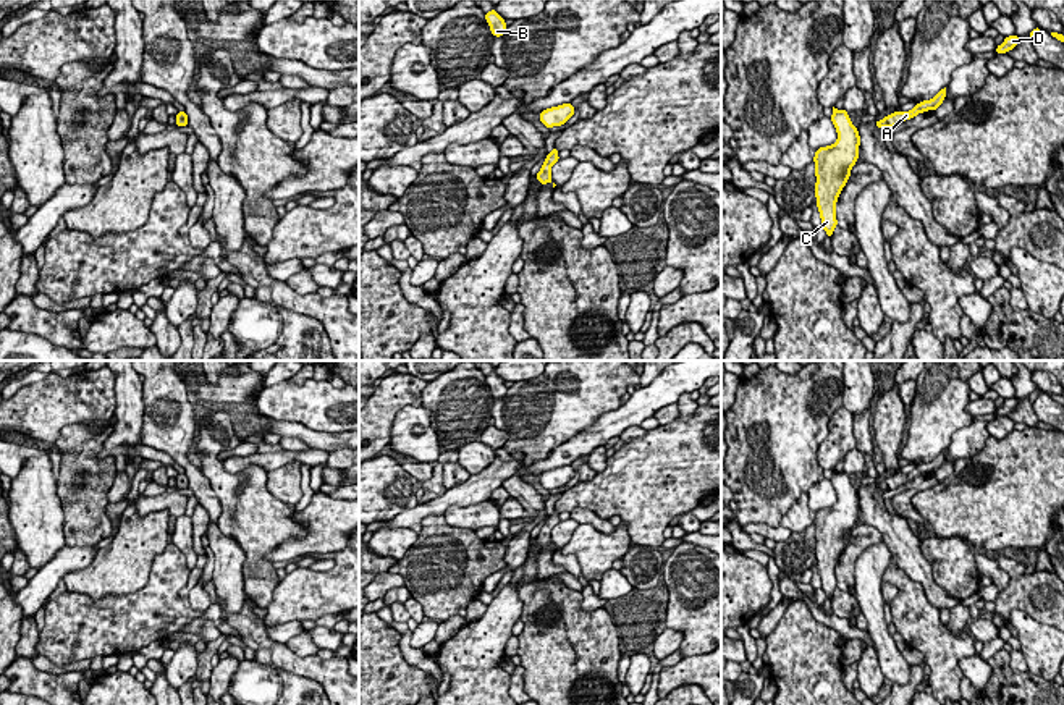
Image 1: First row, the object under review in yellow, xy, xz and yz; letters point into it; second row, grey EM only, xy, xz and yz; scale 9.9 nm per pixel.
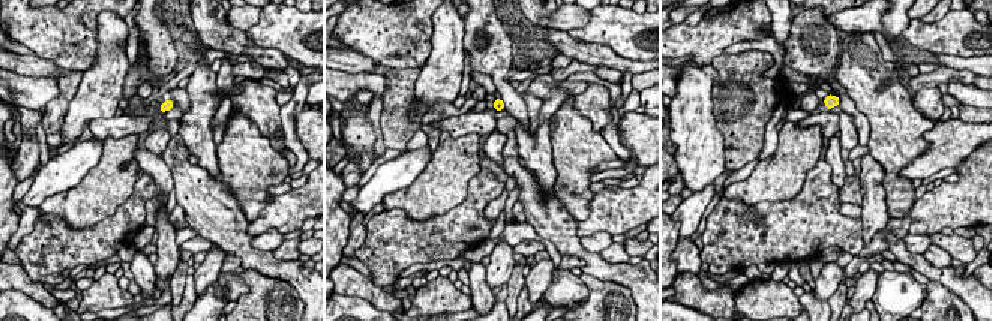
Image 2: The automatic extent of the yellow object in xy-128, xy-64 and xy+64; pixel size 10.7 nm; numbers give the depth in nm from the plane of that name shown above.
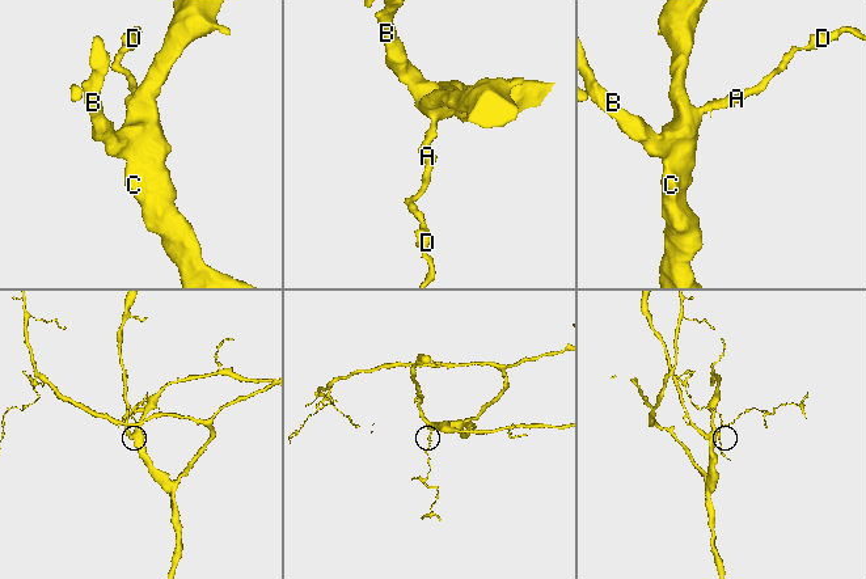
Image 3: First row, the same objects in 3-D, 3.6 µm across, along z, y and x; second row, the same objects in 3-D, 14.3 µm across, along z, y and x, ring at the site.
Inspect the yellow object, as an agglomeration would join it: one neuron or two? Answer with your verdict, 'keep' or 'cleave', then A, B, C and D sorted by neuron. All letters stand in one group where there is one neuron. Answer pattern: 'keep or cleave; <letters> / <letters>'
keep; A B C D

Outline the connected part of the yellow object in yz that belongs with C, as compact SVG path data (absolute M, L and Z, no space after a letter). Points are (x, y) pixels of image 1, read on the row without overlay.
M833 469L830 480L836 490L838 501L833 508L817 511L813 519L817 569L828 600L833 598L838 589L836 564L851 538L851 530L857 526L860 508L859 492L852 487L844 471Z

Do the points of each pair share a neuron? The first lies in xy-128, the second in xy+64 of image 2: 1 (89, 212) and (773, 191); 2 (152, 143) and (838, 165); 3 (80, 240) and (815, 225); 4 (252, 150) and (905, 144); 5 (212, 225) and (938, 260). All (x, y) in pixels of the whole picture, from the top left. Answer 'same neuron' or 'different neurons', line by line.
1: same neuron
2: same neuron
3: same neuron
4: same neuron
5: different neurons

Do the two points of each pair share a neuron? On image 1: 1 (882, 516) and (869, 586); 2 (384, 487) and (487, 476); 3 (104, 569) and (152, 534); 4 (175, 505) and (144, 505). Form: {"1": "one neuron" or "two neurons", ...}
{"1": "two neurons", "2": "two neurons", "3": "one neuron", "4": "one neuron"}

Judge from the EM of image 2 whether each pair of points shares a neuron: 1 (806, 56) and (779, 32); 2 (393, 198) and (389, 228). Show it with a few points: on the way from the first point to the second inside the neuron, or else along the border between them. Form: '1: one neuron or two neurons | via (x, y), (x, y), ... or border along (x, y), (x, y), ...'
1: two neurons | border along (794, 18), (784, 48)
2: two neurons | border along (384, 209), (401, 209), (410, 218), (425, 221)

